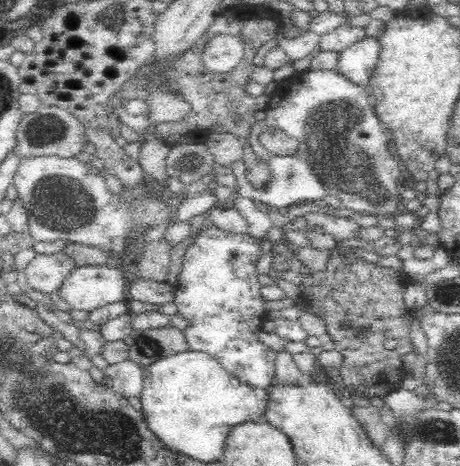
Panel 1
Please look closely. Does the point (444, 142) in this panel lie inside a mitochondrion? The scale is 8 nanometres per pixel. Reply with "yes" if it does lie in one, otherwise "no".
no

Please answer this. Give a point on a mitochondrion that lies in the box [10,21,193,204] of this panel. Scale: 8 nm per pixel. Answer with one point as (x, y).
(46, 129)

